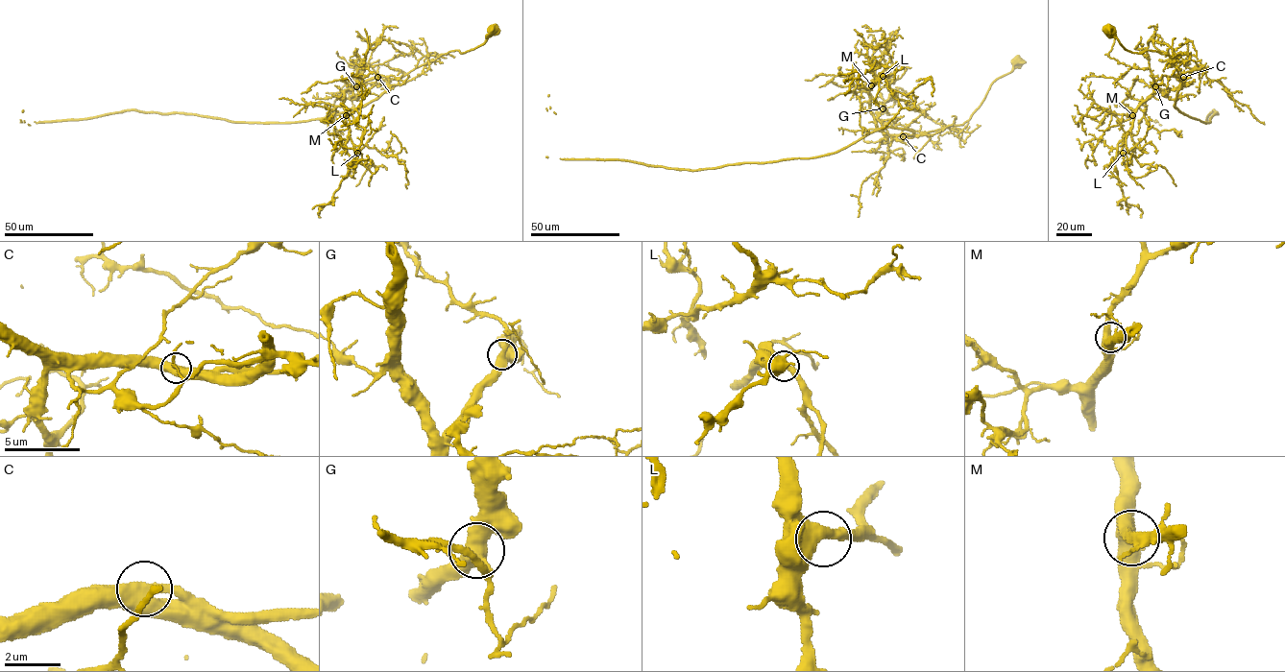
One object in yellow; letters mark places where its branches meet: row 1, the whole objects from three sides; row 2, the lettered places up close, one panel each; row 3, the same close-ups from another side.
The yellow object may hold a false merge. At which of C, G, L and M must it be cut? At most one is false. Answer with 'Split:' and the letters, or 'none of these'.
Split: none of these

